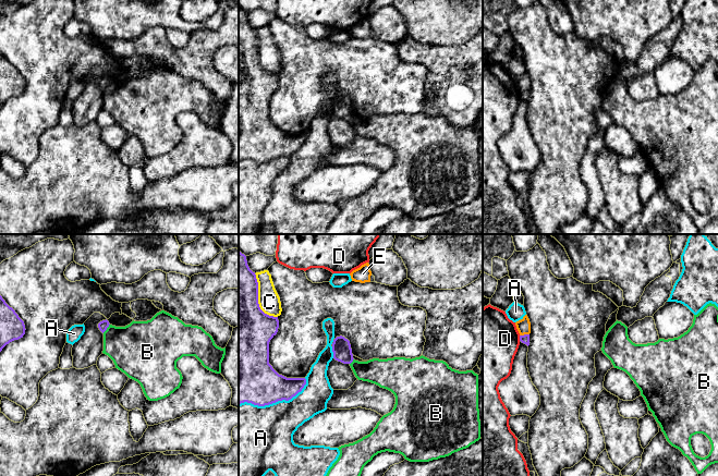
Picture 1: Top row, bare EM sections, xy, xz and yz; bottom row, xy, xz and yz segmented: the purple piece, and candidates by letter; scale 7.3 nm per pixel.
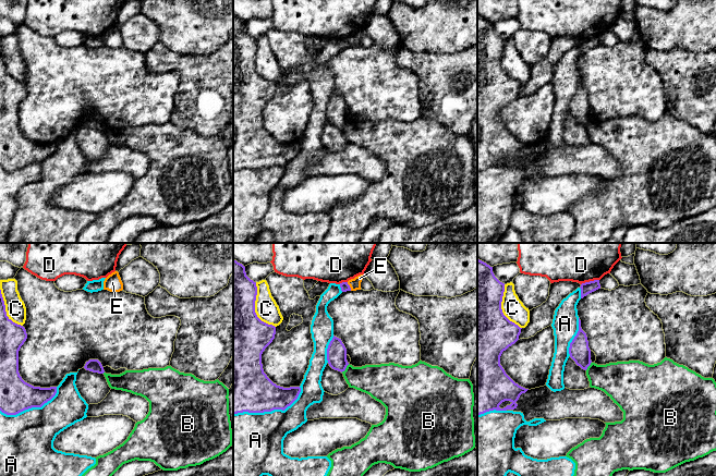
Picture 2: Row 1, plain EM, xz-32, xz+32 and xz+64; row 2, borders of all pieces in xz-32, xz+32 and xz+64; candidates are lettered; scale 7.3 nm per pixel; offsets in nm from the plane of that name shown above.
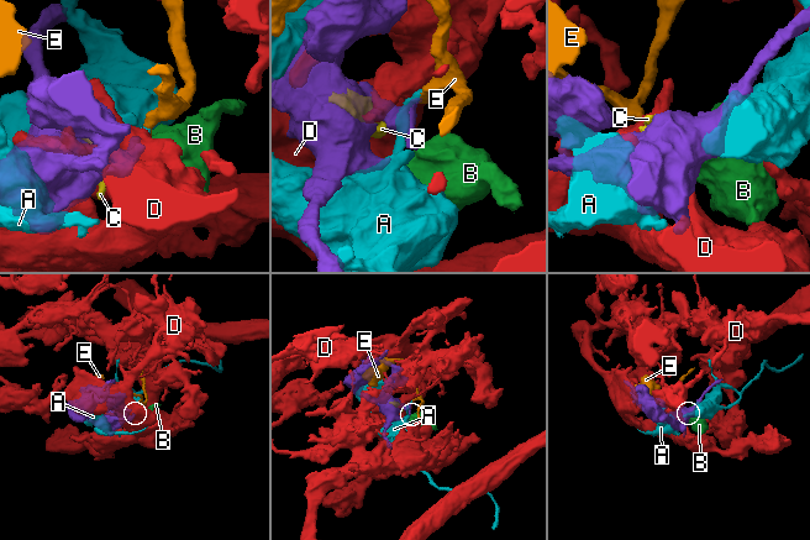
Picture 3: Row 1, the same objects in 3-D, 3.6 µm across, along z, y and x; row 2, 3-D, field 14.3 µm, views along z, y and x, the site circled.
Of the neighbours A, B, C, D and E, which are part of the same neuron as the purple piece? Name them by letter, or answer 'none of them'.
none of them

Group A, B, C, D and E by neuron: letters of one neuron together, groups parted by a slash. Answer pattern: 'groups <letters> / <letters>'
groups A B / C / D / E

